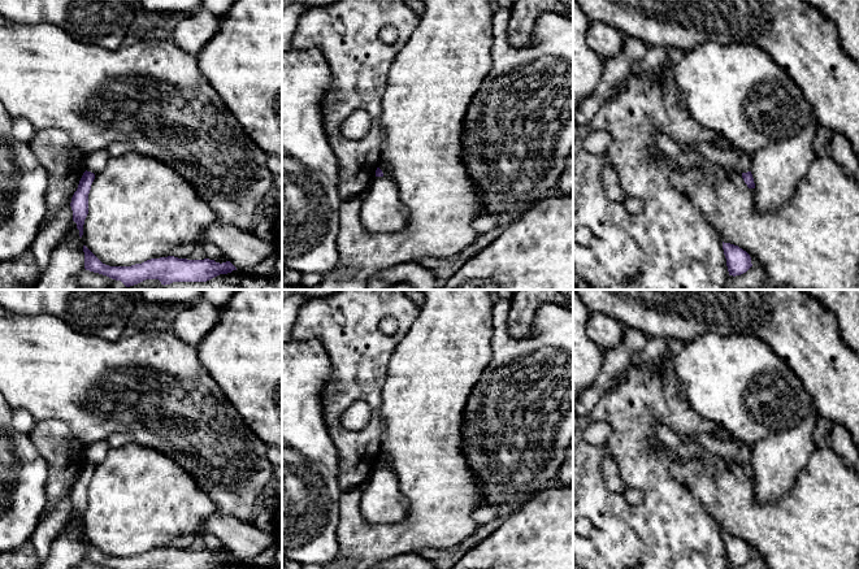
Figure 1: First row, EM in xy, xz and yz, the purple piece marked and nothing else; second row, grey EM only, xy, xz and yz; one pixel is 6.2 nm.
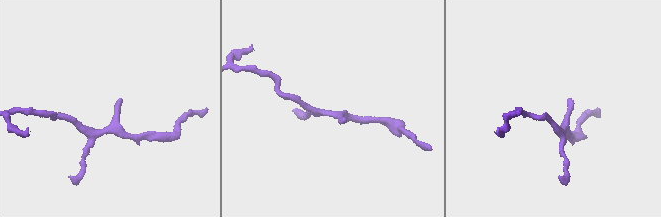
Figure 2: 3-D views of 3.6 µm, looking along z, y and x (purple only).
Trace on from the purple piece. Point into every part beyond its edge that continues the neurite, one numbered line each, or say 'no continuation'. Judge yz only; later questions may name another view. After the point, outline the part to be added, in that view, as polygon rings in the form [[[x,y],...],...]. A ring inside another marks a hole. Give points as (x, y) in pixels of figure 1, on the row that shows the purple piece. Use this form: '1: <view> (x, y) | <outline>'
no continuation

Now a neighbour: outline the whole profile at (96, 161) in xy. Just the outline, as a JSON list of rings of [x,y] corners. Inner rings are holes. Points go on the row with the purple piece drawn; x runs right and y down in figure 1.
[[[108,148],[94,151],[86,156],[86,170],[95,175],[105,169],[108,160],[110,158]]]

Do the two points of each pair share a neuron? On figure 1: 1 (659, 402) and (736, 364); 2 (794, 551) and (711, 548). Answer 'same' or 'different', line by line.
1: different
2: different

